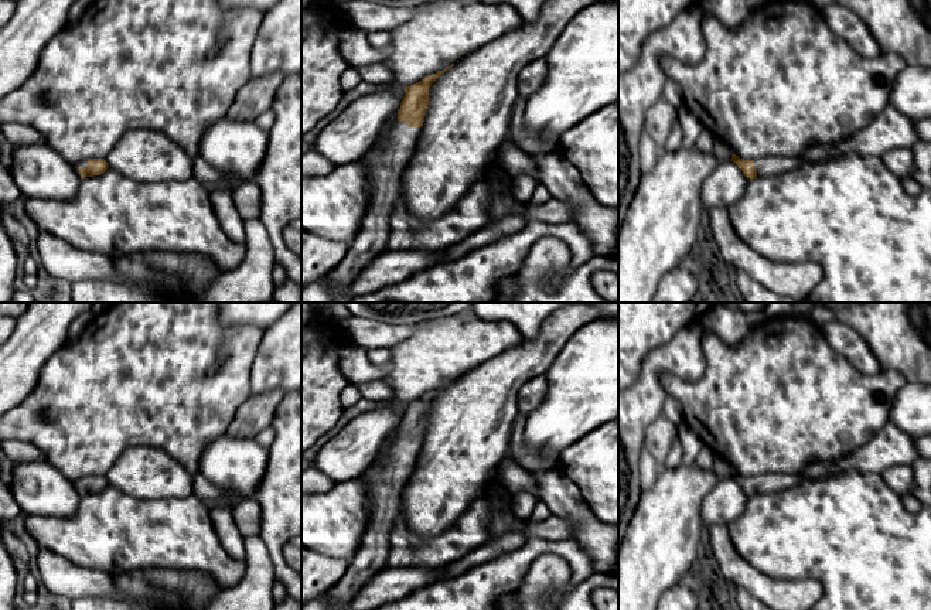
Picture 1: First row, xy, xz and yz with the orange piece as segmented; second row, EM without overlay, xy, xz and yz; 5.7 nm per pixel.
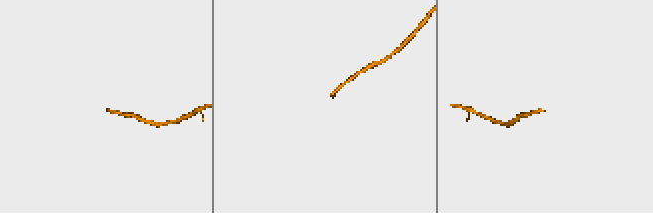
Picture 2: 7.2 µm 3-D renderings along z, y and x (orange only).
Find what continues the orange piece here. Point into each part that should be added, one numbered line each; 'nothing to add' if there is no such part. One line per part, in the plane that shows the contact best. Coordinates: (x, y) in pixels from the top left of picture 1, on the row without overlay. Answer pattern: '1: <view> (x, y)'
1: xz (384, 481)

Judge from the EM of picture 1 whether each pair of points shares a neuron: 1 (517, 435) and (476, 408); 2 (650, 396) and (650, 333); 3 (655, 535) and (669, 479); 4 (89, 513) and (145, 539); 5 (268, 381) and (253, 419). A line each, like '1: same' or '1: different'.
1: different
2: different
3: same
4: same
5: different

